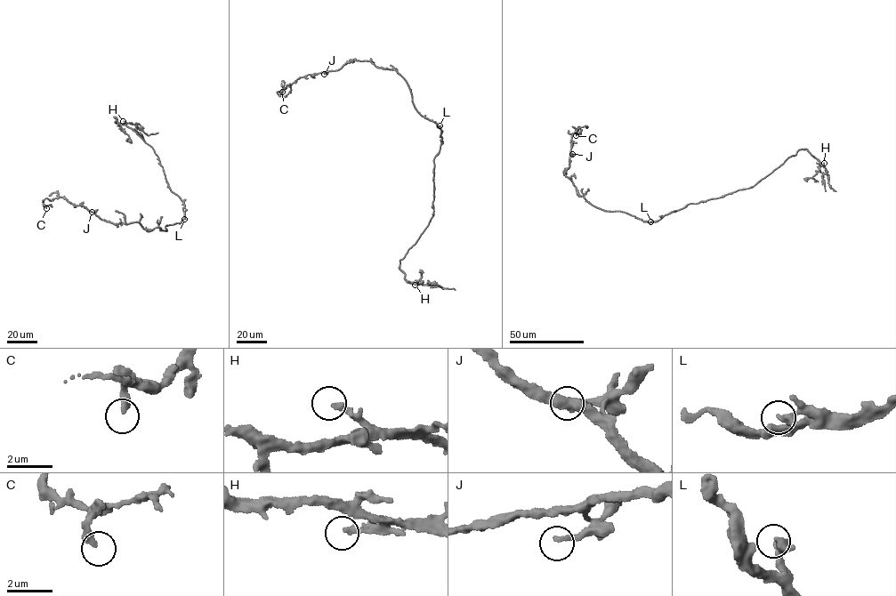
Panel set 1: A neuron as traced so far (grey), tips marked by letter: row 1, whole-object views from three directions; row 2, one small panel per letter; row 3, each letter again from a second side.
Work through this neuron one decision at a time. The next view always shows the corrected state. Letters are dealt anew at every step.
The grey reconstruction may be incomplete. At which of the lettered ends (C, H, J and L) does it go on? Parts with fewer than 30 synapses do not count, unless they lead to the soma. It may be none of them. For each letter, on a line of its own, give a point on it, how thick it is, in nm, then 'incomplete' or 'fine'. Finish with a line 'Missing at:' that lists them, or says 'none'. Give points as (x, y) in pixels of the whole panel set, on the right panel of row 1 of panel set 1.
C: place (576, 135); calibre 320 nm; fine
H: place (824, 163); calibre 200 nm; incomplete
J: place (572, 154); calibre 200 nm; fine
L: place (650, 221); calibre 360 nm; fine
Missing at: H

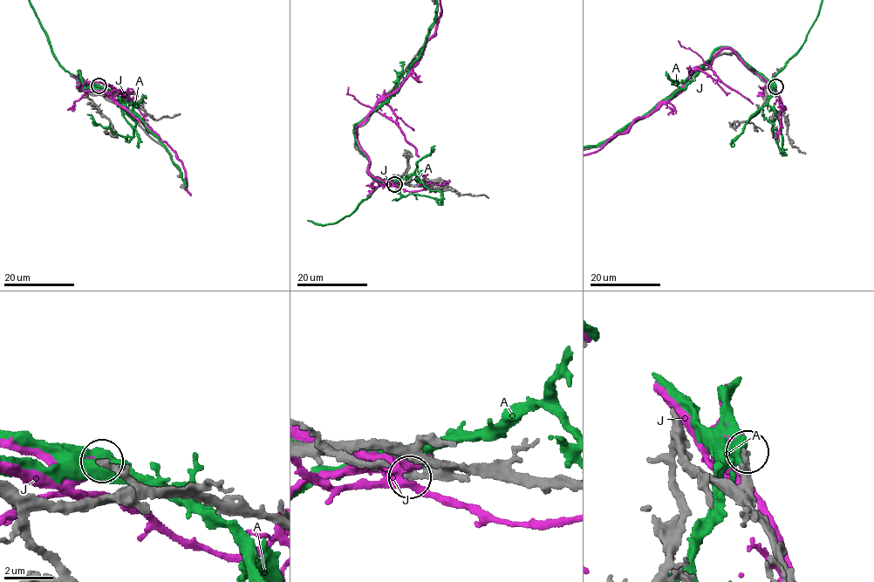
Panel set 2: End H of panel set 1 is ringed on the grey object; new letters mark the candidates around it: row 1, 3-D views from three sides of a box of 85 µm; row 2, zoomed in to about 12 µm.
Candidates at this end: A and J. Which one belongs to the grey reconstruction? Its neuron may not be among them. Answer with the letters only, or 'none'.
none

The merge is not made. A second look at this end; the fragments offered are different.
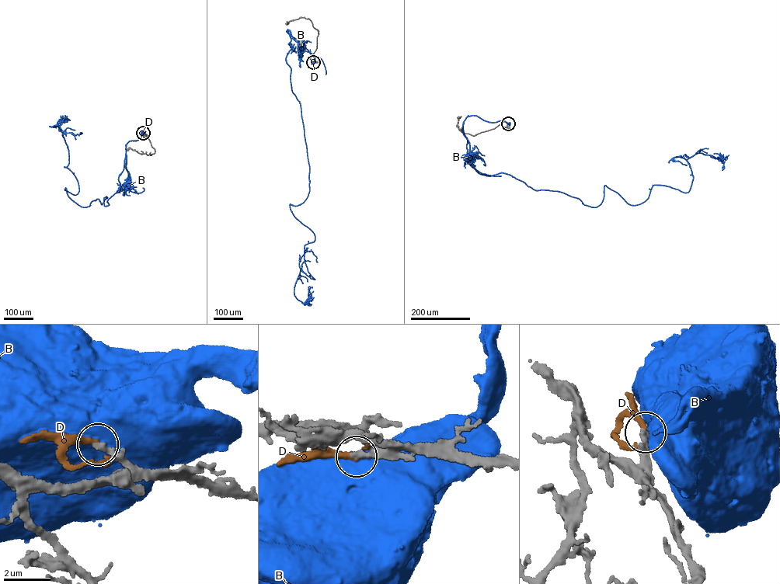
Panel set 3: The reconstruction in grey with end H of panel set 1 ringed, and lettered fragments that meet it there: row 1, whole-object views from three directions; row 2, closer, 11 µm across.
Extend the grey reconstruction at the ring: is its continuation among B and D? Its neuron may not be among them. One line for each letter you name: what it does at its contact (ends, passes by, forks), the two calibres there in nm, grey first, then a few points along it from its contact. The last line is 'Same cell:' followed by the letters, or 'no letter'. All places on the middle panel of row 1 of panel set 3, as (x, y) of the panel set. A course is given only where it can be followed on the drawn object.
D: It ends there. Thickness 180 nm (grey) against 240 nm
Same cell: D

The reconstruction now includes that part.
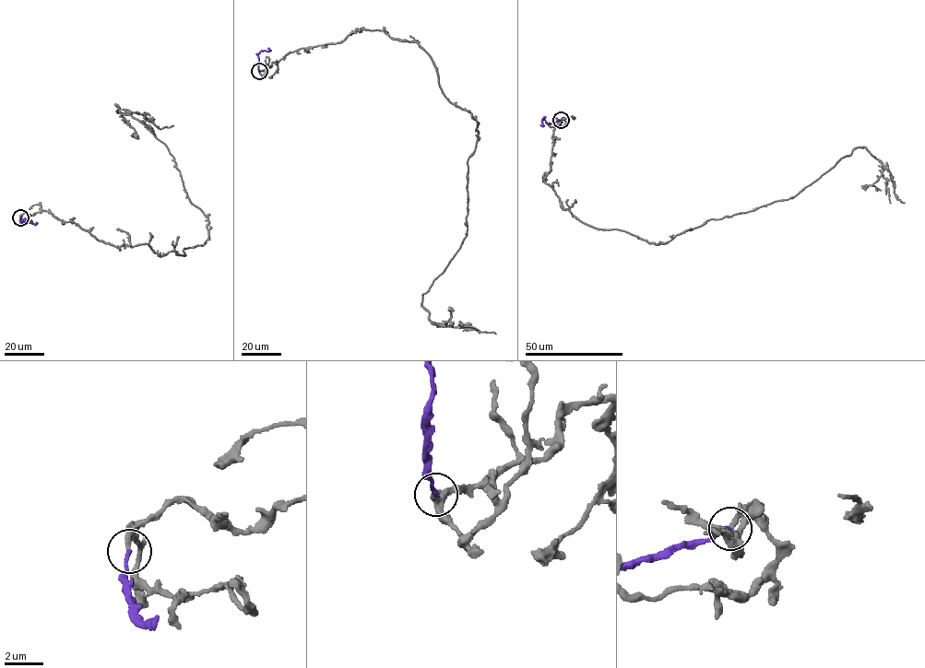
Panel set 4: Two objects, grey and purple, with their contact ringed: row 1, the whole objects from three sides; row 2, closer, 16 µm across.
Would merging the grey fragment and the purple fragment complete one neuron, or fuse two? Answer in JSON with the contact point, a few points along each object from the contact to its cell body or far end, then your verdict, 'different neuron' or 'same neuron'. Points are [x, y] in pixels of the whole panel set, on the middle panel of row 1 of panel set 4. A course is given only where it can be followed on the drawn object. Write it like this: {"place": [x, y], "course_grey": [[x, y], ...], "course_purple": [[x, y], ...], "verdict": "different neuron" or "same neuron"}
{"place": [259, 71], "course_grey": [[259, 71], [362, 29], [426, 52], [478, 133], [467, 235], [421, 304], [433, 323], [495, 334]], "course_purple": [[259, 71], [256, 53], [271, 51]], "verdict": "same neuron"}

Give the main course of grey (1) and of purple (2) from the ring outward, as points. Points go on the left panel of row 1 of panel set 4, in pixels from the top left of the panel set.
1: (20, 217), (49, 211), (160, 255), (203, 245), (207, 217), (168, 147), (115, 104), (173, 125)
2: (20, 217), (22, 225), (25, 219), (38, 223)

